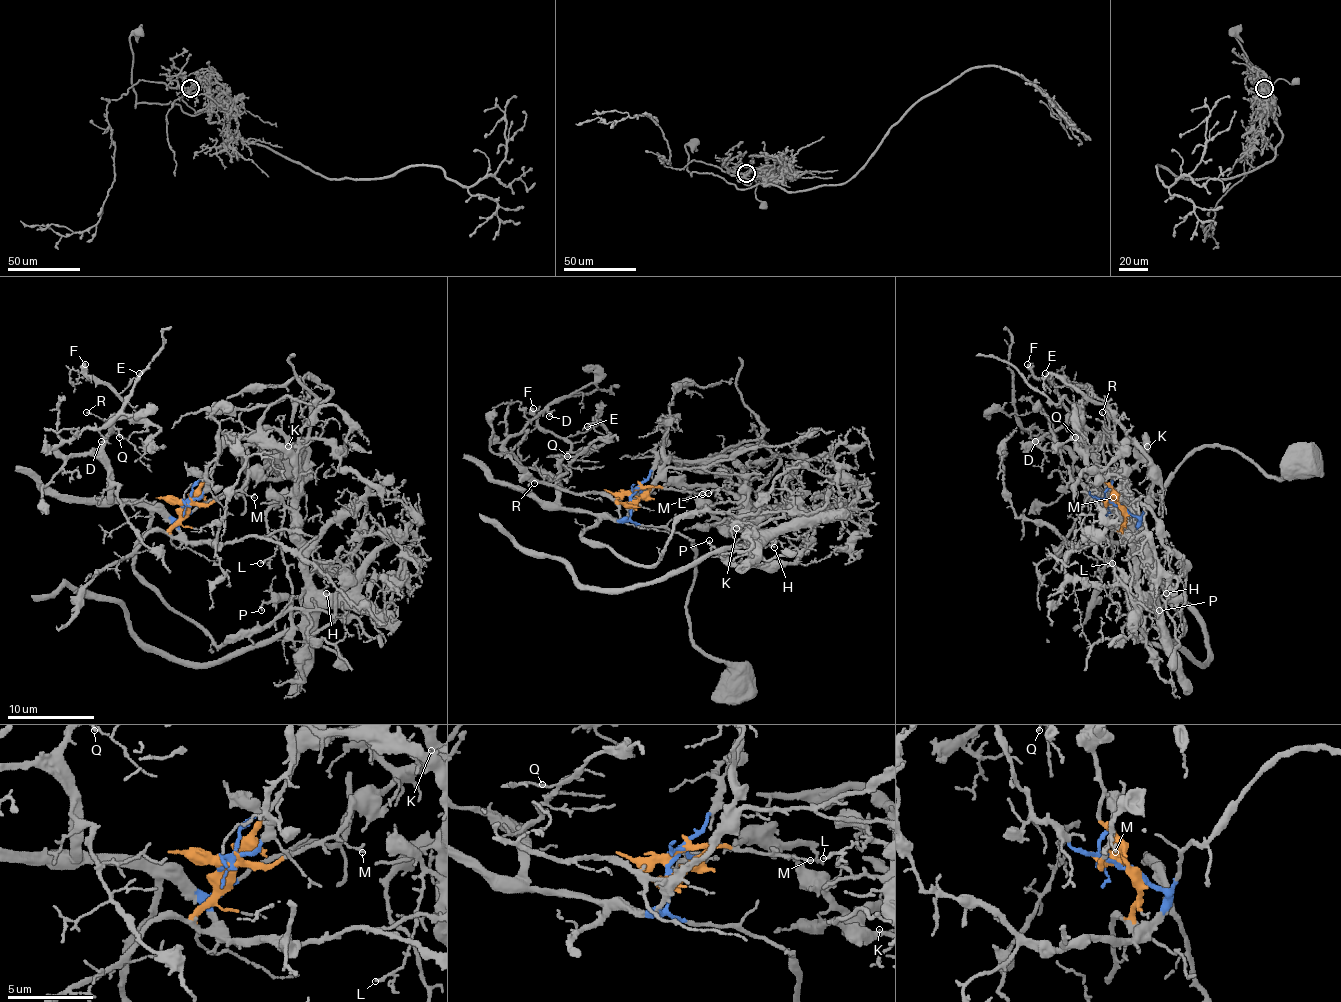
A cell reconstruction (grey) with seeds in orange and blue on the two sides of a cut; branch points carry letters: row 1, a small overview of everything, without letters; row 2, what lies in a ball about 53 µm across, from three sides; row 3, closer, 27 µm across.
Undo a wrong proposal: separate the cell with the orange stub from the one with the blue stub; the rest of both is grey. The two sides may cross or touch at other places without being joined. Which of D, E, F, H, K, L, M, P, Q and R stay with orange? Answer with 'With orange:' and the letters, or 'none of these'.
With orange: H, K, L, M, P

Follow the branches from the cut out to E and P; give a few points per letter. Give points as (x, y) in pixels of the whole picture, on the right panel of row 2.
E: (1115, 505), (1139, 518), (1128, 502), (1111, 496), (1094, 435), (1070, 411), (1046, 372)
P: (1115, 505), (1109, 485), (1137, 461), (1131, 444), (1131, 533), (1172, 617), (1185, 596), (1159, 611)

